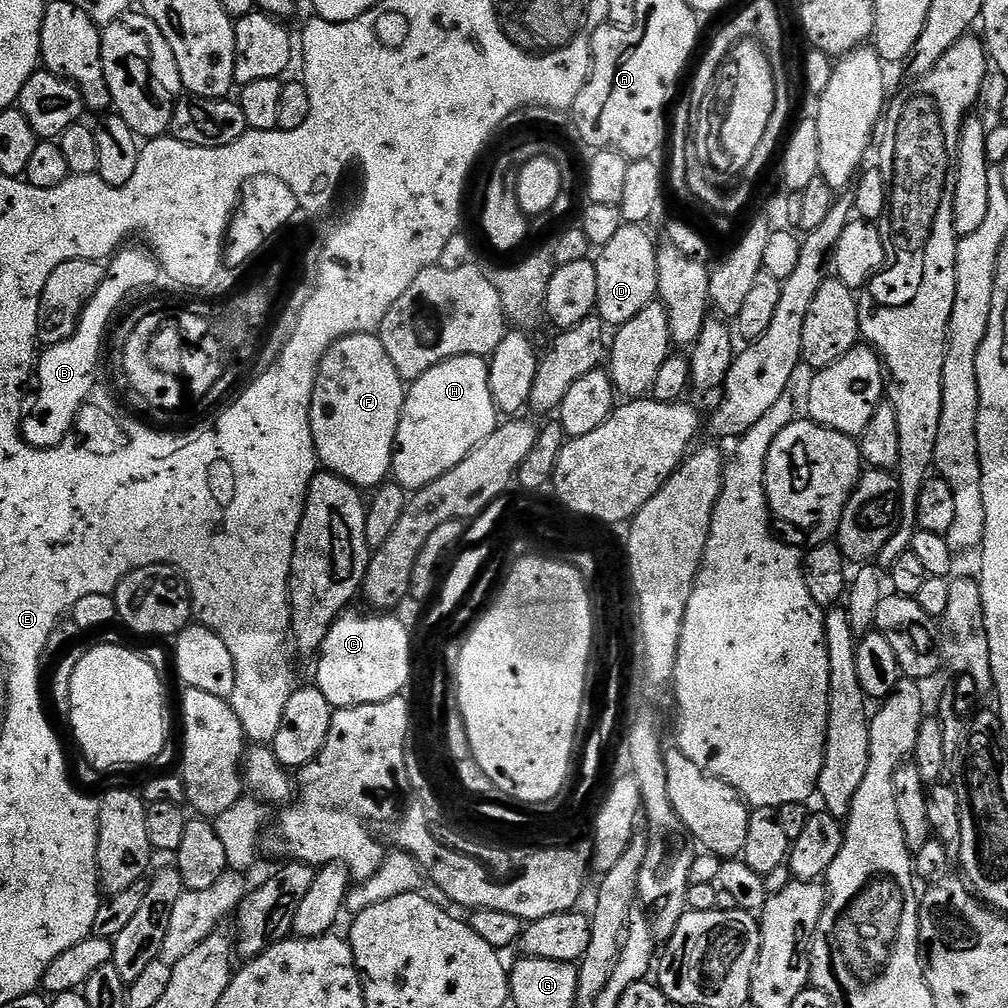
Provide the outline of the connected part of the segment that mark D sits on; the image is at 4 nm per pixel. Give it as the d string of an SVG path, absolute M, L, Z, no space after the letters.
M625 224L614 234L614 239L599 249L594 263L598 270L598 298L595 315L605 325L619 326L630 322L638 310L653 303L658 296L658 251L657 241L648 237L647 227L638 224Z

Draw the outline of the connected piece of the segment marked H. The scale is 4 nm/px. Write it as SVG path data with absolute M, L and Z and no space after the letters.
M482 356L450 358L407 385L391 475L406 490L430 486L430 482L454 470L497 427L498 413L490 394L488 360Z

